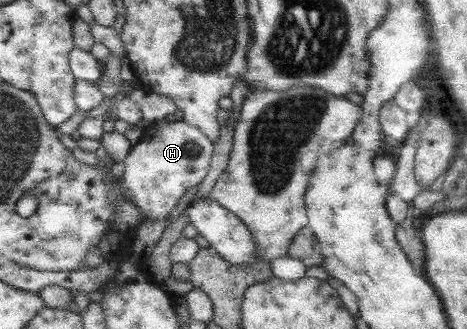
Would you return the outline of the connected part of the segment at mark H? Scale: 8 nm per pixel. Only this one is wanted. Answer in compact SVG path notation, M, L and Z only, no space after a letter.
M161 119L144 127L142 137L121 164L121 176L146 218L167 218L179 198L191 186L204 181L211 168L215 147L201 128L184 120L166 122Z

